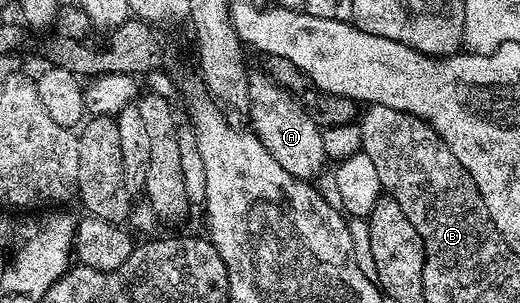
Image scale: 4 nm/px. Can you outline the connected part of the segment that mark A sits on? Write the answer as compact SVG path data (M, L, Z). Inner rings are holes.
M253 71L248 77L248 110L247 117L252 118L251 131L266 146L266 150L294 178L315 181L325 171L326 157L322 150L322 129L313 122L312 117L304 111L303 104L281 88L271 75L263 71ZM264 75L264 76L263 76ZM325 164L325 165L324 165Z

